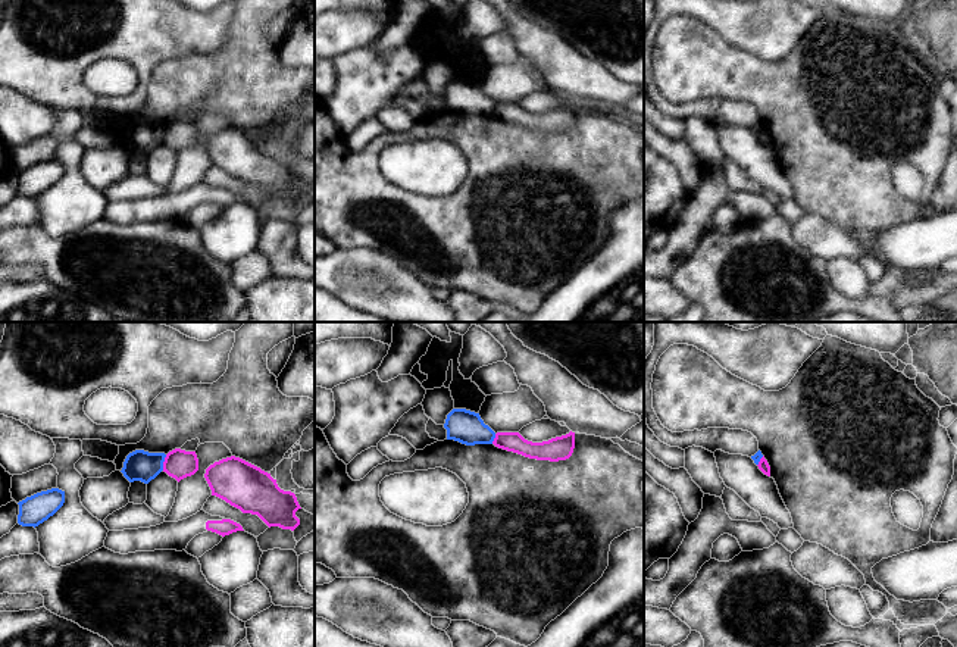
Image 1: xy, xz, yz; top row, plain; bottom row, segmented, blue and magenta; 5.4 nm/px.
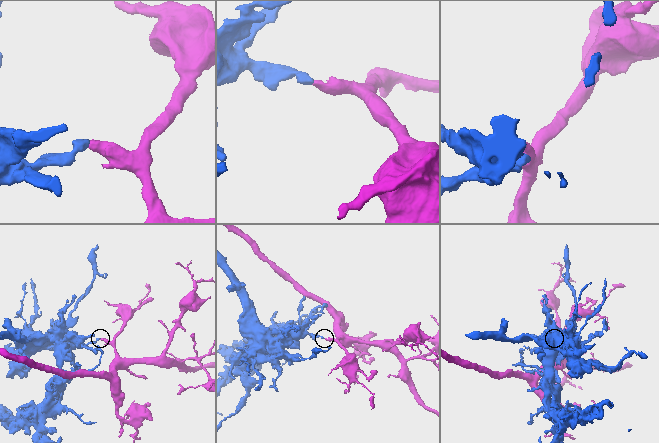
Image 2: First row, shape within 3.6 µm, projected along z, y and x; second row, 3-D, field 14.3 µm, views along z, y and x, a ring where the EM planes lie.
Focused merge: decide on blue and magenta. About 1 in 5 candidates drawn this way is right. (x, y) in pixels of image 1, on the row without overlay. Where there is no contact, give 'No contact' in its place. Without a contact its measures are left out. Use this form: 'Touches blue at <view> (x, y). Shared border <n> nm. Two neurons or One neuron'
Touches blue at xy (163, 131). Shared border 90 nm. Two neurons

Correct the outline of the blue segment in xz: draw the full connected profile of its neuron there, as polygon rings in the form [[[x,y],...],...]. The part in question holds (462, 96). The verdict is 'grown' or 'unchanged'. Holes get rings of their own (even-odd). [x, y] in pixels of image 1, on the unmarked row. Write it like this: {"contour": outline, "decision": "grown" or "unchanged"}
{"contour": [[[453,79],[445,90],[447,110],[466,116],[492,115],[495,103],[484,94],[479,84],[466,79]]], "decision": "unchanged"}

